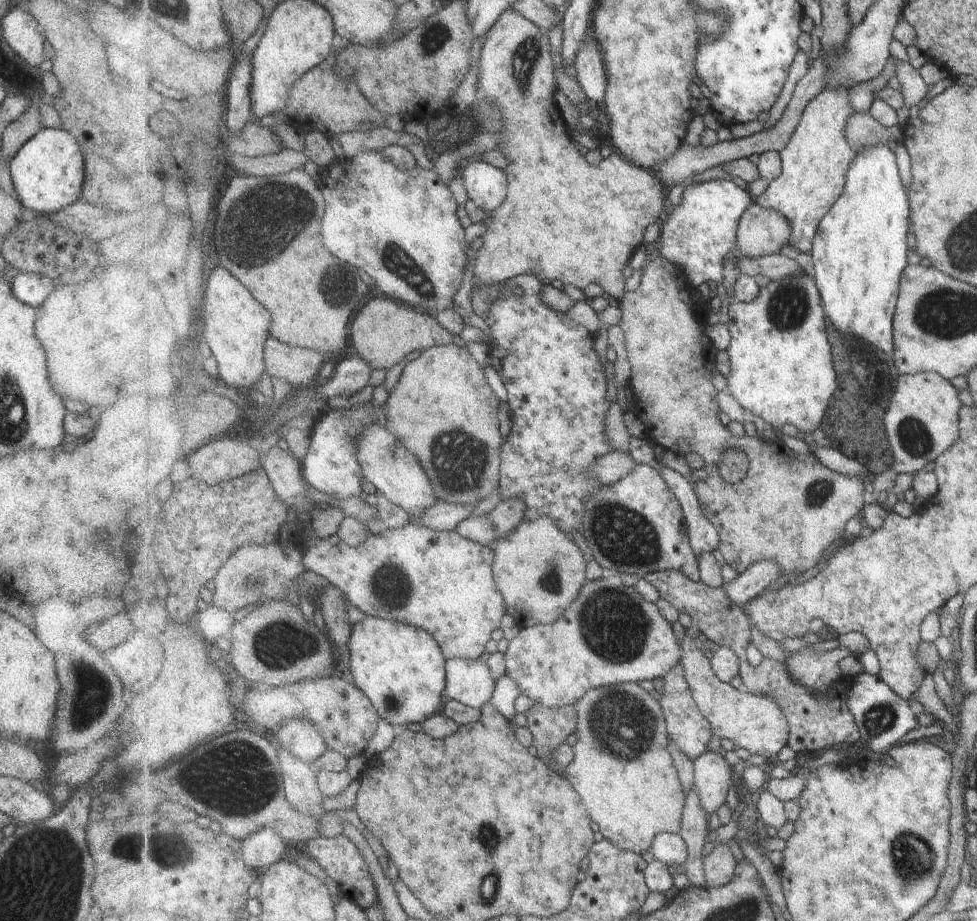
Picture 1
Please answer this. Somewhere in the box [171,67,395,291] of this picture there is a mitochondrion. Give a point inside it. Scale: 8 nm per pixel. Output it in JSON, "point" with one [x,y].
{"point":[256,247]}

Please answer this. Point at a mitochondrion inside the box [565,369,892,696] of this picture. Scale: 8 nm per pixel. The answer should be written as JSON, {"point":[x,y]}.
{"point":[614,623]}

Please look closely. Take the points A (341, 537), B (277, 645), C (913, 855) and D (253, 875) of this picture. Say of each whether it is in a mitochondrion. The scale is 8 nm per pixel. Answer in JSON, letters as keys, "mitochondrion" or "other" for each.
{"A":"other","B":"mitochondrion","C":"mitochondrion","D":"other"}

